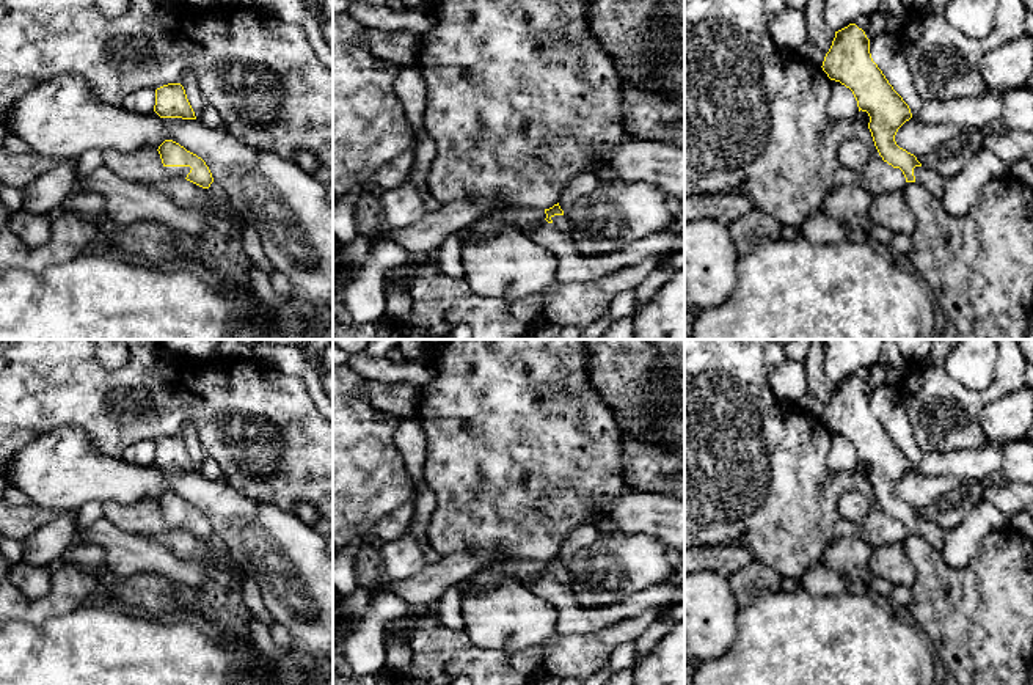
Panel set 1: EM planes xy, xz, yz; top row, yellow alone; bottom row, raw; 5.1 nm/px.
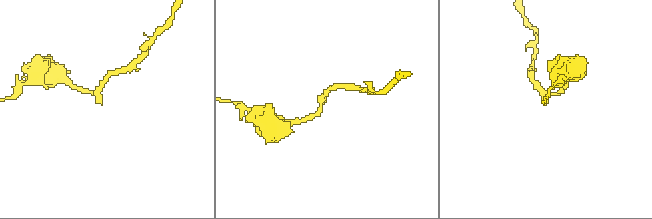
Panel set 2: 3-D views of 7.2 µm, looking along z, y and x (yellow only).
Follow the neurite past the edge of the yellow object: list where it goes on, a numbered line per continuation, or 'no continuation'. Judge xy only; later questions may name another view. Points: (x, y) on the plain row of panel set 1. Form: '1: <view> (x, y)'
1: xy (175, 523)

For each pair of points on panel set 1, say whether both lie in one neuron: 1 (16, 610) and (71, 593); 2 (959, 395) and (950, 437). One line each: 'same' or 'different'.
1: same
2: same

